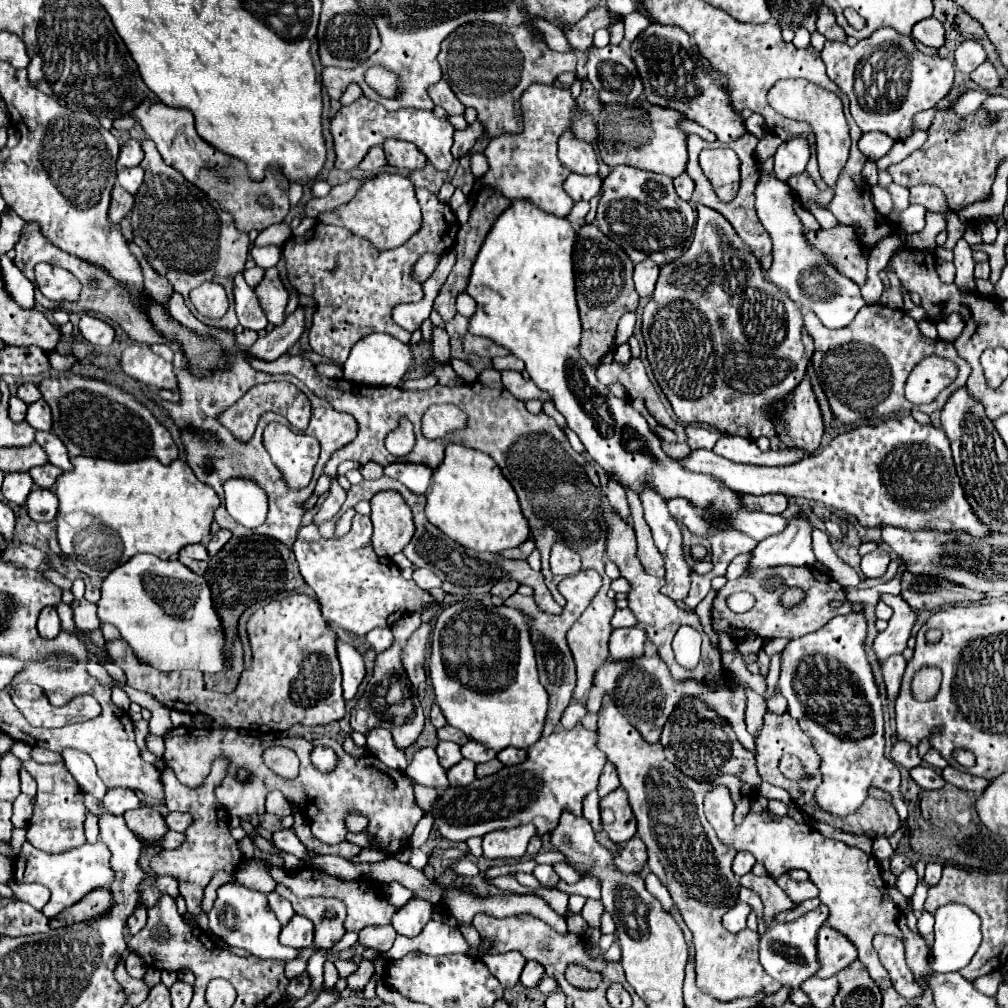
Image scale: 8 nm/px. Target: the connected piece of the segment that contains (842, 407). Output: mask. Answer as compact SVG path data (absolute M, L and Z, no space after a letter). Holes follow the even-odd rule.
M882 304L864 306L852 324L840 330L826 328L814 312L804 314L804 326L808 328L810 336L814 338L814 370L818 378L822 380L824 392L830 400L832 412L838 420L844 424L856 422L860 416L890 416L898 410L910 410L918 408L926 414L932 414L934 410L940 410L944 406L944 400L960 388L960 384L966 384L966 378L970 376L970 368L960 356L956 356L956 348L952 344L944 344L940 340L932 342L918 330L916 322L902 310L892 310ZM926 356L940 356L946 360L954 360L958 368L958 376L952 384L948 384L930 404L914 406L904 398L904 384L910 376L910 372L916 368L916 364Z

